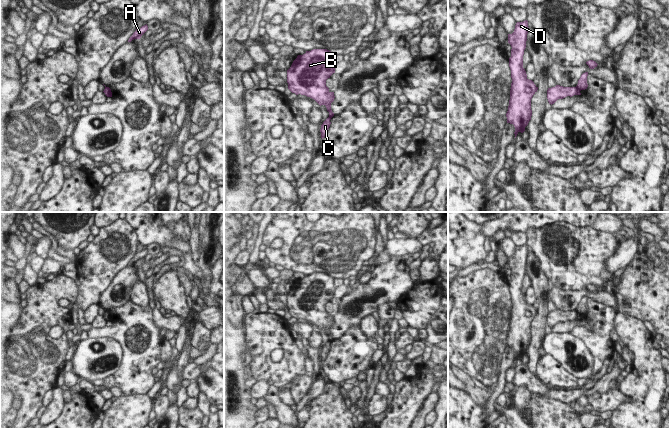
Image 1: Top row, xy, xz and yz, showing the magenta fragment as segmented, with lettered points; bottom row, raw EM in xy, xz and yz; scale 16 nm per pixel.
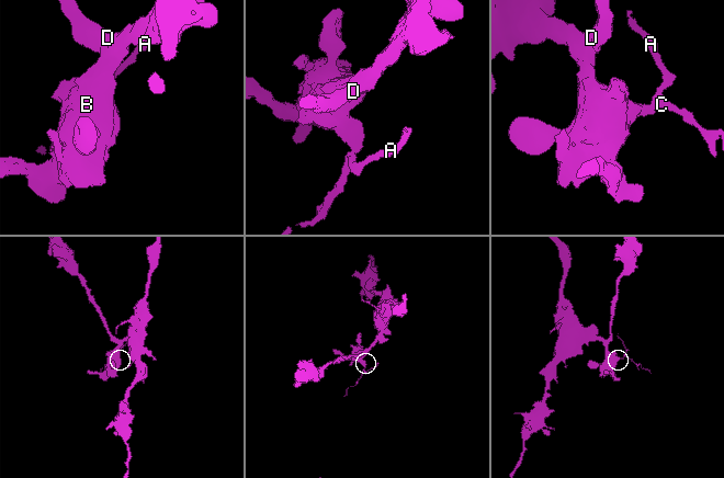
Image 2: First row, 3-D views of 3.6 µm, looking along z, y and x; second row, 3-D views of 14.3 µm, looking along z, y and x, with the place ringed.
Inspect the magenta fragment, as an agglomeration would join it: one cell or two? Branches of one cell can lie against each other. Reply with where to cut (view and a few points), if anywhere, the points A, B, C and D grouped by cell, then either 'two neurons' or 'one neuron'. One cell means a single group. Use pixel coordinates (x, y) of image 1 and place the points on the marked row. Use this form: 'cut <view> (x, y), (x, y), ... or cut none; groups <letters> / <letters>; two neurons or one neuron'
cut yz (576, 86), (579, 91); groups A C / B D; two neurons

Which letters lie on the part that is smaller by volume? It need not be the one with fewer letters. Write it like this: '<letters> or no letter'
A, C

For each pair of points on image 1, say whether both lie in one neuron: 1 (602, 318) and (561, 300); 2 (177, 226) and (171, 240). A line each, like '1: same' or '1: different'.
1: different
2: different

